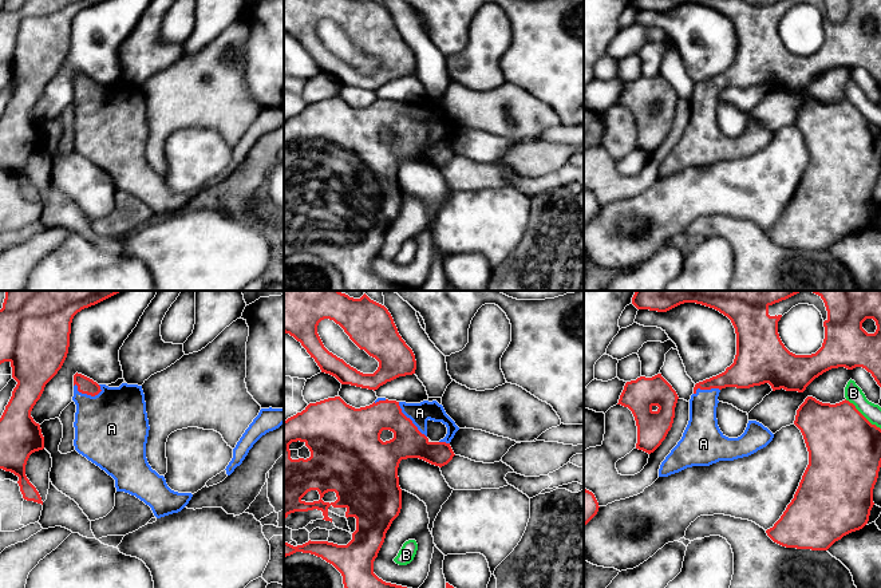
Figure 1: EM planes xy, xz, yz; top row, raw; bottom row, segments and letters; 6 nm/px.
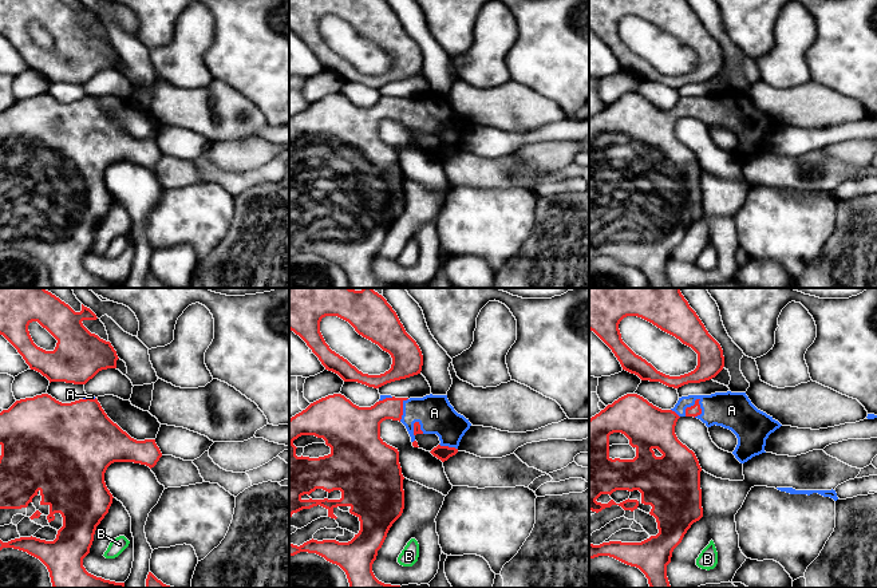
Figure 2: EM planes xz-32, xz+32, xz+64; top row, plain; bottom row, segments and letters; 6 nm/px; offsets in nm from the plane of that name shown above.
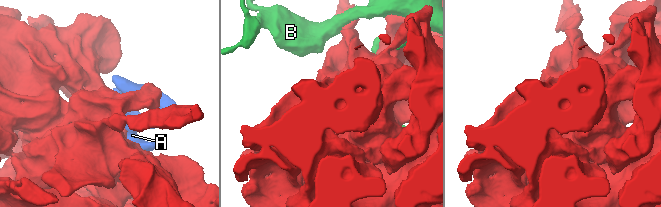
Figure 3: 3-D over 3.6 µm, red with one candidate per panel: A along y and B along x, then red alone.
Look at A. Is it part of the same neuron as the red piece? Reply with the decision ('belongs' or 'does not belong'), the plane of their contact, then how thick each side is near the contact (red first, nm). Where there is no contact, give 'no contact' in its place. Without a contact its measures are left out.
belongs | xy | 100/440 nm

